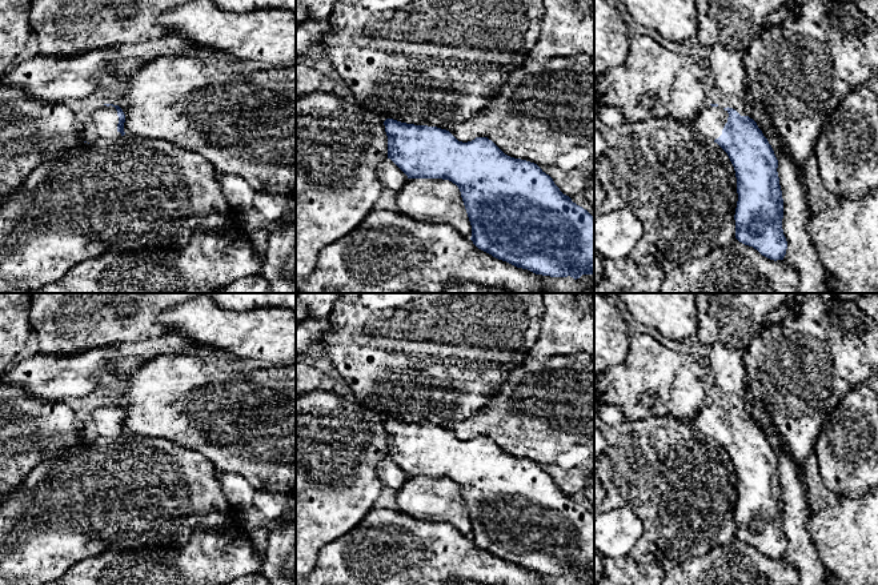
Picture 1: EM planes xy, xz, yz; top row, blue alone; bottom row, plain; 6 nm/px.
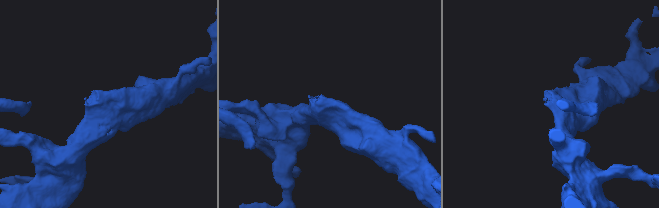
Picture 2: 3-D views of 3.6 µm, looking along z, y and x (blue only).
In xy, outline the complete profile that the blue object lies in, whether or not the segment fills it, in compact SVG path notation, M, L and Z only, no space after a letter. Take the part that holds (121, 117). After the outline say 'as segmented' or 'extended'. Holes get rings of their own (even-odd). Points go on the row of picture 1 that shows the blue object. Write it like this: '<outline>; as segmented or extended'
M104 104L81 120L80 129L83 141L92 144L124 136L124 123L125 115L119 105Z; extended

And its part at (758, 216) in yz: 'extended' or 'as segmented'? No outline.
extended

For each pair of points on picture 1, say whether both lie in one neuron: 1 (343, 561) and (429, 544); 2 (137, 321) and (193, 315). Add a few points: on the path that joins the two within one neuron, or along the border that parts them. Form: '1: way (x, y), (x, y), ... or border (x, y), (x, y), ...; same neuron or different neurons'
1: way (364, 561), (408, 561); same neuron
2: border (171, 307), (164, 309), (159, 319), (172, 331); different neurons

